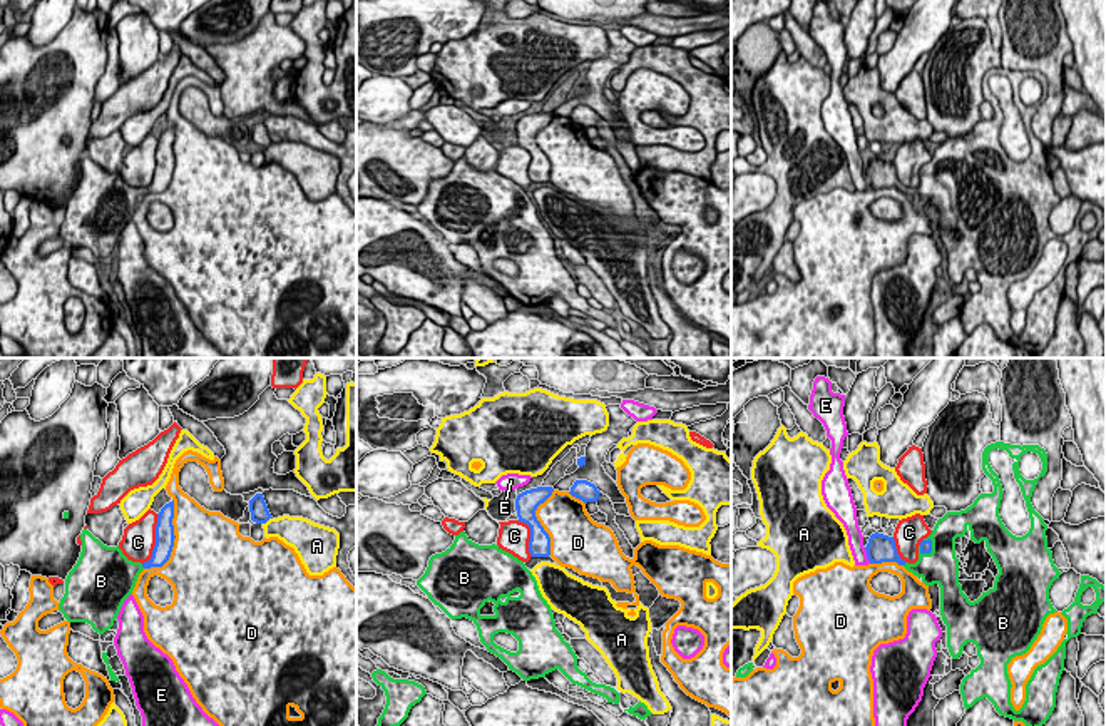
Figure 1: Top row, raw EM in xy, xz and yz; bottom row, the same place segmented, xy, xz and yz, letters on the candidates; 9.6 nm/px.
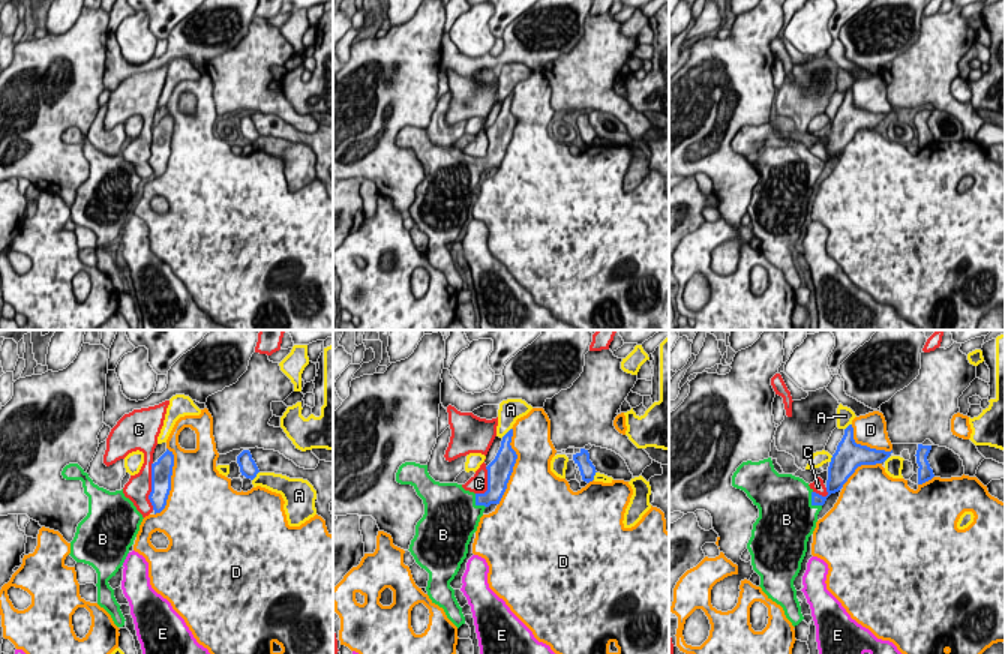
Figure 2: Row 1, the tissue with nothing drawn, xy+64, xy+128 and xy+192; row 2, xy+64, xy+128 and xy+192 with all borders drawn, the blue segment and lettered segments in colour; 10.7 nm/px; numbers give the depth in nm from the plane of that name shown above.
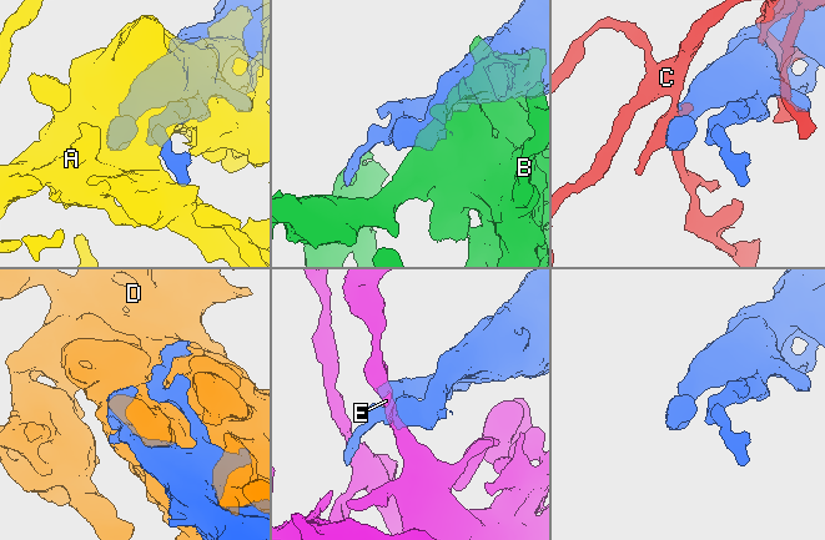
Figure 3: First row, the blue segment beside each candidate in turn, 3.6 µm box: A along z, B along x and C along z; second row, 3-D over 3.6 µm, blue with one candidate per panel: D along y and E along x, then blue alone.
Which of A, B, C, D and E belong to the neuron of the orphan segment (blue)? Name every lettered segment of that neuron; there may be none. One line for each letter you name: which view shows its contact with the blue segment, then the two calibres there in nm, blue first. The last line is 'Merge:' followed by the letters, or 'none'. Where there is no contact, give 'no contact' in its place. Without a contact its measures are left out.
B: meets blue in yz; 130 nm thick on the blue side, 340 nm on the other
Merge: B

